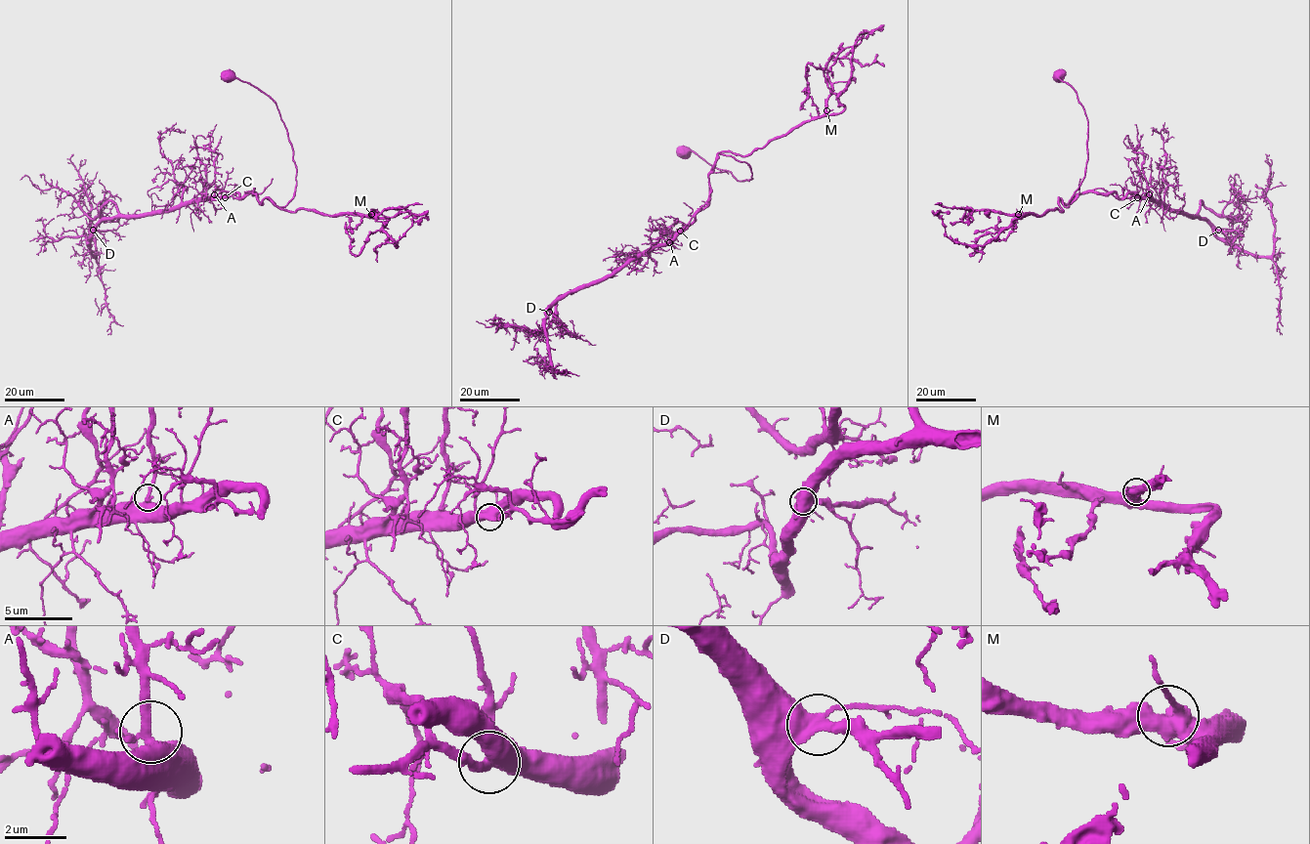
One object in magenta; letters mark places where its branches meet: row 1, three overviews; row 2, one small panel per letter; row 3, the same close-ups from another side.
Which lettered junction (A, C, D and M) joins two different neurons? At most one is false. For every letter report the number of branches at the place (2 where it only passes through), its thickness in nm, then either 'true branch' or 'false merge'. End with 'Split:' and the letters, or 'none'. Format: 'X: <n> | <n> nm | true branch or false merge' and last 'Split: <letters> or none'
A: 3 | 340 nm | true branch
C: 3 | 500 nm | true branch
D: 3 | 400 nm | true branch
M: 3 | 500 nm | true branch
Split: none

